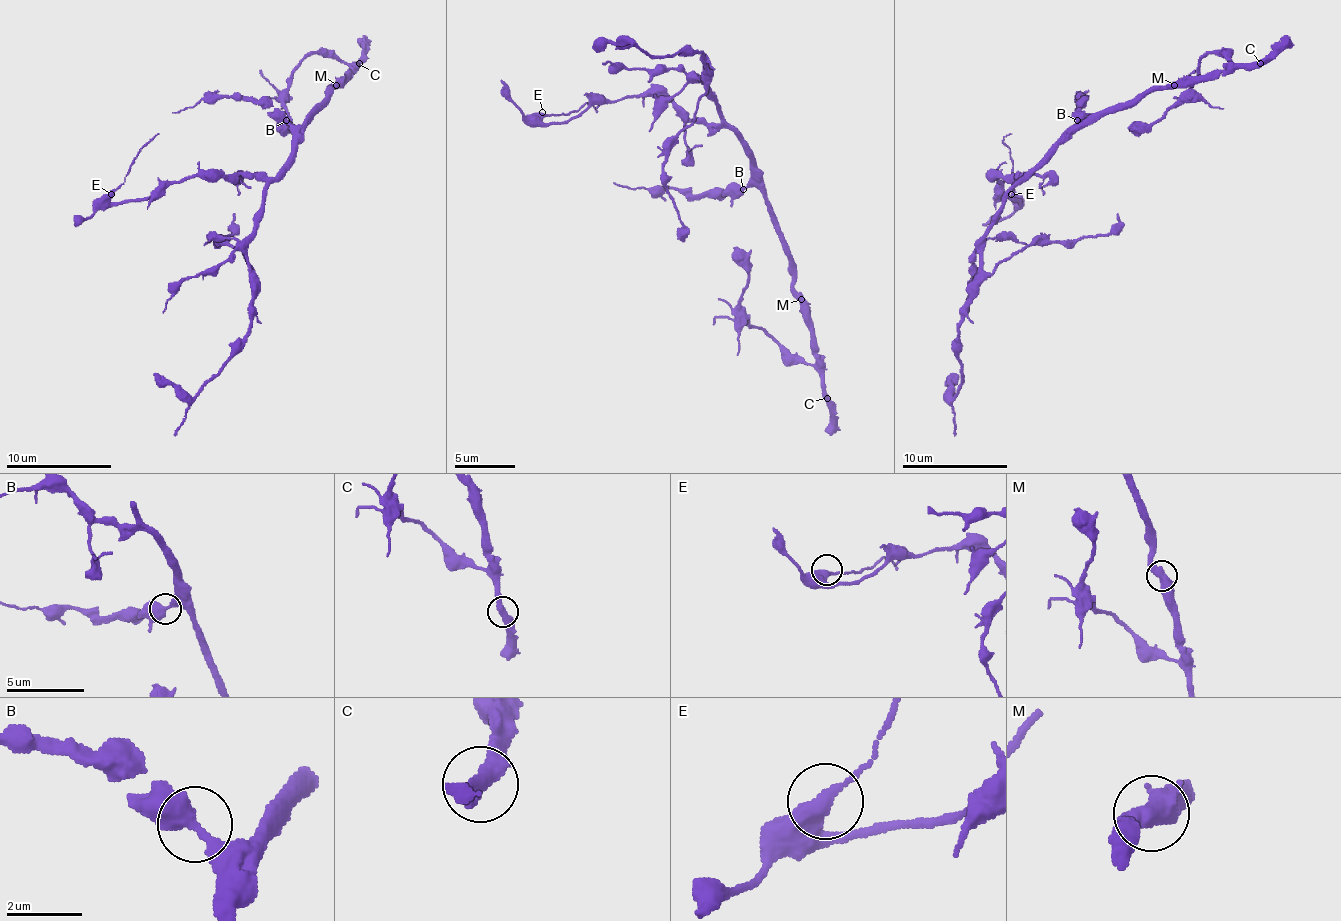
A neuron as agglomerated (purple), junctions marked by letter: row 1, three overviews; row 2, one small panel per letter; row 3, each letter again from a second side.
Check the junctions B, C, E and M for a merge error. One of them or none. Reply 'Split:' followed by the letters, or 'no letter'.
Split: no letter

